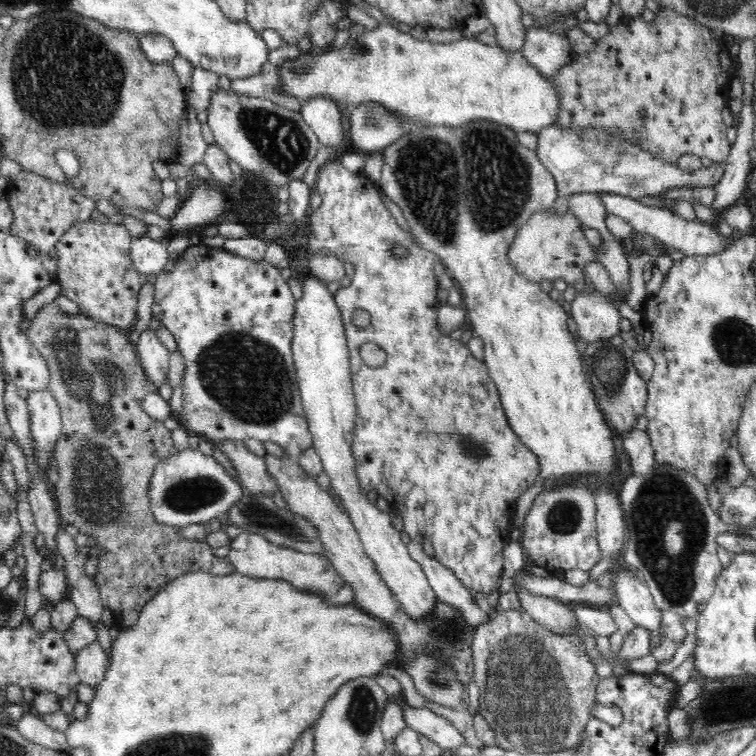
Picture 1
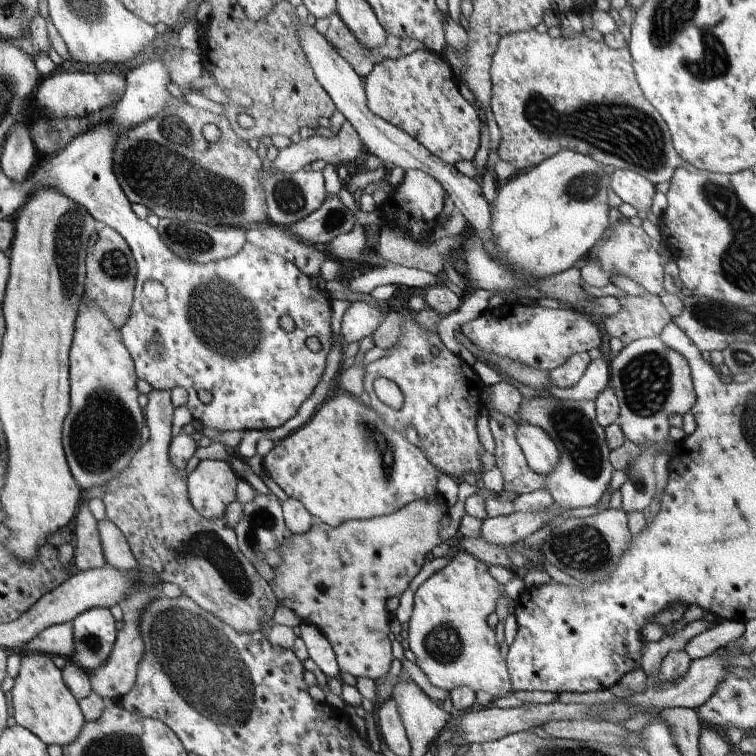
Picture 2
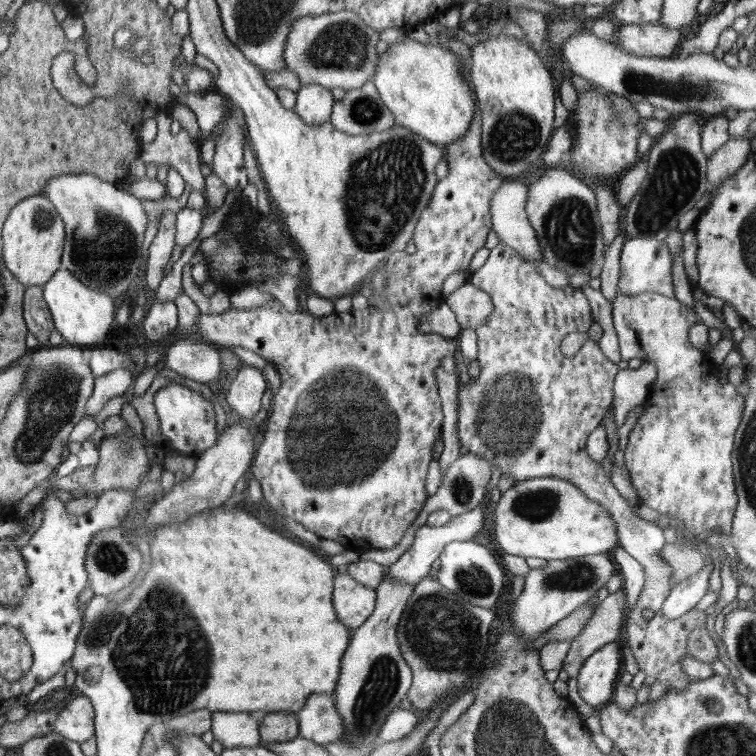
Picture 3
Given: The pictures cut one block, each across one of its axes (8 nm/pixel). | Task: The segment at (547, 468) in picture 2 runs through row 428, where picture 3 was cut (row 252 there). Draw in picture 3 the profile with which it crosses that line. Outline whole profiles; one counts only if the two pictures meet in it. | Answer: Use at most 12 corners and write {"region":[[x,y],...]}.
{"region":[[503,178],[489,204],[491,228],[521,258],[543,262],[529,224],[527,188]]}

